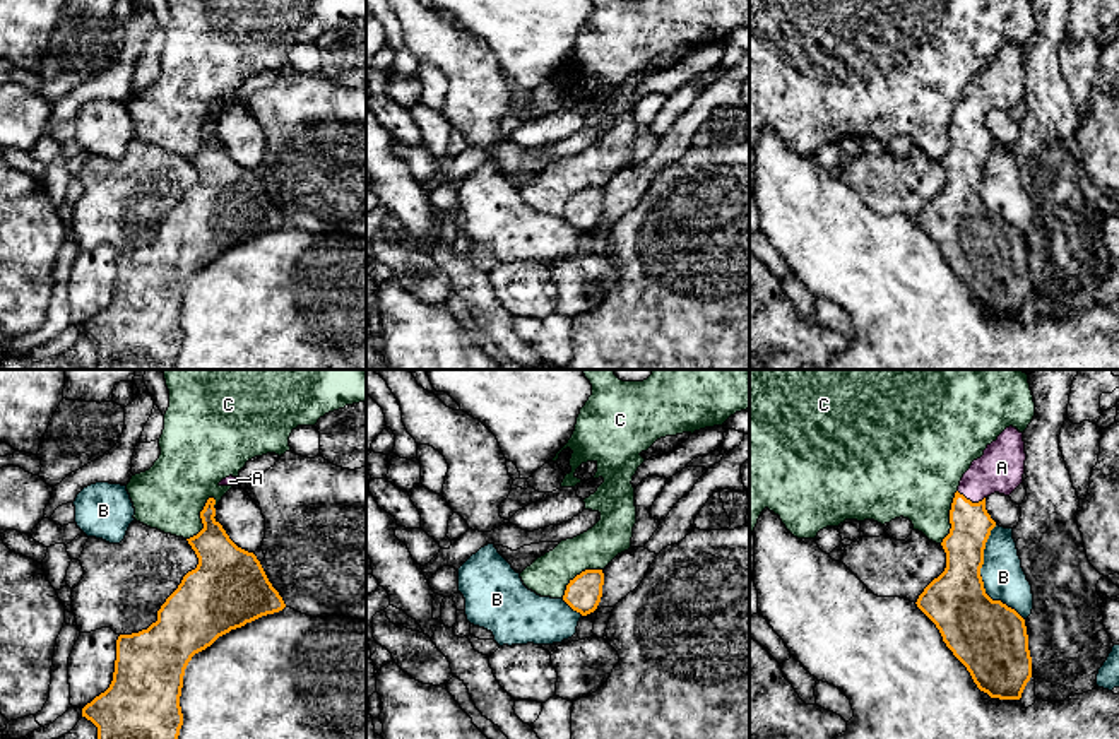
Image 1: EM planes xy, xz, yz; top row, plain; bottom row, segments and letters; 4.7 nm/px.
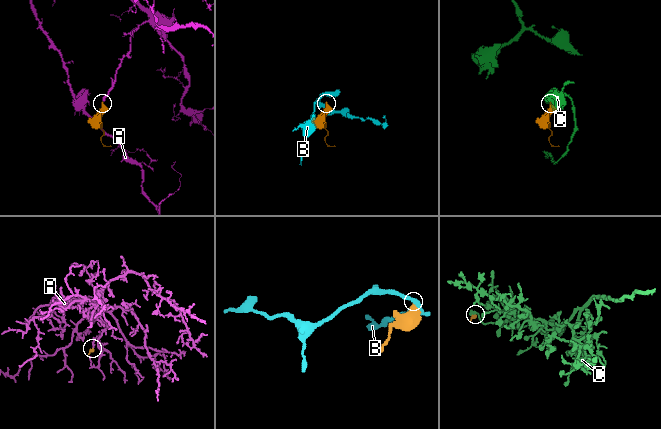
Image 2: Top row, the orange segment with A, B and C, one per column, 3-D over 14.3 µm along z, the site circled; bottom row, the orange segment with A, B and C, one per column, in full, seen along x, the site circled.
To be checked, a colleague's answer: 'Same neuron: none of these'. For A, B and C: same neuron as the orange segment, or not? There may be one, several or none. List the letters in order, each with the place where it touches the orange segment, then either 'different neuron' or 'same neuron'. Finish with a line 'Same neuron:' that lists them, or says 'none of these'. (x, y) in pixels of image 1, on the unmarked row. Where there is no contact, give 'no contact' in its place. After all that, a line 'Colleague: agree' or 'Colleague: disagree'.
A: yz (969, 117) | same neuron
B: yz (981, 195) | different neuron
C: xy (201, 134) | different neuron
Same neuron: A
Colleague: disagree

